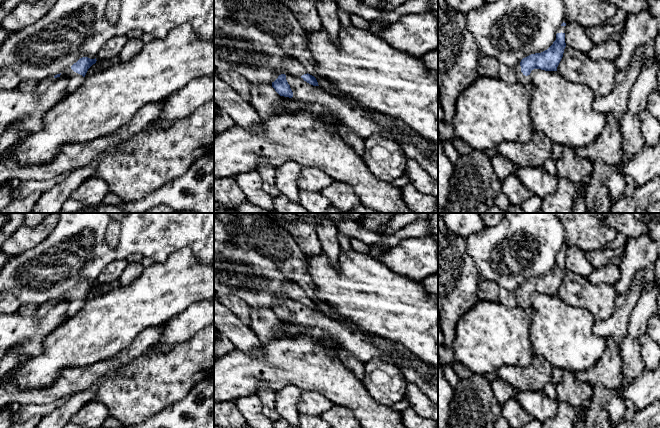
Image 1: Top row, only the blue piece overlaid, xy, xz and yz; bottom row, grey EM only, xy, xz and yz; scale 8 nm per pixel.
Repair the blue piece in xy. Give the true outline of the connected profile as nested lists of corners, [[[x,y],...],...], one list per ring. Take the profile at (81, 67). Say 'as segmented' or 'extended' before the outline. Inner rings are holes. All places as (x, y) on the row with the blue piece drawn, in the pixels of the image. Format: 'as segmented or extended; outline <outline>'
extended; outline [[[82,57],[71,67],[66,69],[67,91],[65,97],[80,86],[80,84],[85,80],[85,75],[88,69],[95,64],[96,61],[96,58],[90,59],[88,57]]]

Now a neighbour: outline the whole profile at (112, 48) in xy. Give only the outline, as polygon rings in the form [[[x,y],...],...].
[[[118,35],[112,37],[98,51],[96,55],[96,60],[111,60],[115,57],[118,57],[127,41],[128,39],[126,35]]]

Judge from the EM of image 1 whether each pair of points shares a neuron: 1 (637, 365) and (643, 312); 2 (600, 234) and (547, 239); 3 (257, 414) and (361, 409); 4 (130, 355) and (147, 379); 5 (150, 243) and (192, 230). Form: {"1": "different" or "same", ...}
{"1": "same", "2": "different", "3": "different", "4": "different", "5": "same"}

